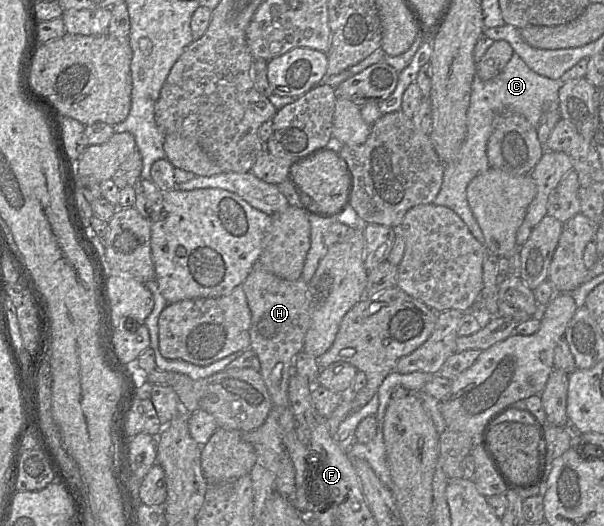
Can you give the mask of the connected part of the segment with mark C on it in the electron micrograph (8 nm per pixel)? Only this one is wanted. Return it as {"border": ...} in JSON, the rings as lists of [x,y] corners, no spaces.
{"border":[[[515,53],[497,76],[488,80],[475,77],[467,113],[466,137],[458,156],[454,160],[445,162],[442,186],[433,204],[453,210],[479,242],[484,244],[484,236],[468,204],[466,189],[475,176],[490,168],[487,144],[495,130],[497,112],[500,109],[515,110],[525,116],[531,124],[537,126],[543,112],[549,108],[559,108],[558,95],[562,85],[562,80],[550,79],[533,71]]]}

